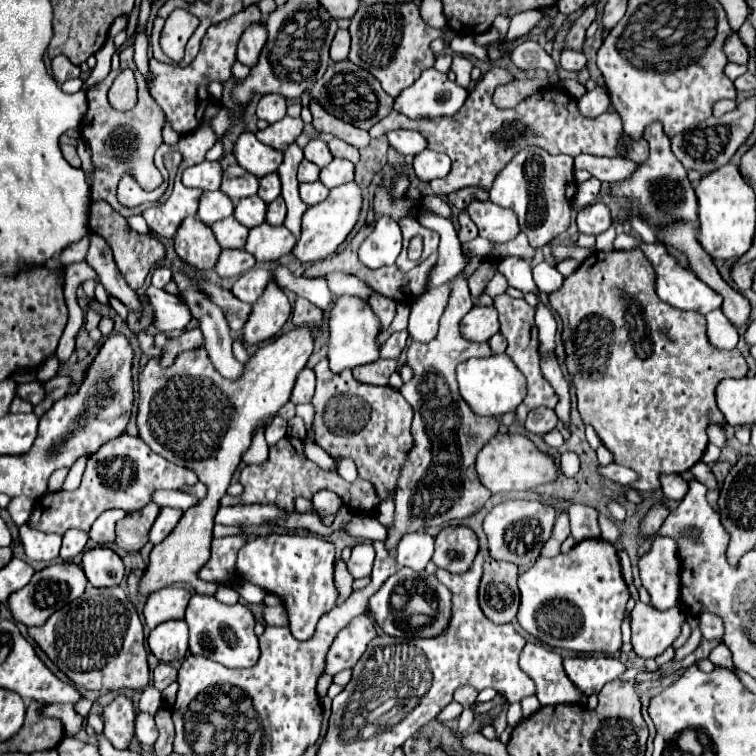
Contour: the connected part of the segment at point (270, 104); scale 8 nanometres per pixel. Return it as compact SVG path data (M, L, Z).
M266 94L260 98L256 116L266 122L278 122L280 118L286 116L286 98L280 94Z

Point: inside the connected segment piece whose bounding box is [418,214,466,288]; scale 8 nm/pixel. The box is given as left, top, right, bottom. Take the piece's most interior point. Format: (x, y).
(451, 262)

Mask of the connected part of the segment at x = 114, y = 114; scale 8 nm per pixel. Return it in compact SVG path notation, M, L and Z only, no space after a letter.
M126 46L120 52L120 70L130 68L136 74L138 80L138 104L128 110L128 112L118 112L110 106L108 102L108 90L112 80L115 80L119 70L111 70L110 76L96 84L94 88L90 88L86 92L88 96L88 112L80 124L80 134L84 138L84 142L88 144L90 152L92 152L92 166L94 166L94 174L88 178L90 180L90 192L92 192L92 200L104 200L108 202L118 214L122 214L124 218L138 214L140 208L128 210L122 208L116 200L116 186L120 182L120 176L124 176L124 172L132 172L132 176L136 176L136 182L142 188L156 188L158 184L162 184L162 176L154 166L154 152L160 148L160 144L164 144L162 140L162 128L164 128L164 112L160 110L160 106L150 98L146 82L142 72L136 68L134 64L134 48Z

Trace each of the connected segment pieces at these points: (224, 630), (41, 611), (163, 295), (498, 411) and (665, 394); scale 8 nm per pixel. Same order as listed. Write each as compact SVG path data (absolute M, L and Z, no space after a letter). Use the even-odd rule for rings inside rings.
M194 594L186 608L186 624L190 628L190 652L206 656L228 668L252 668L258 658L258 638L254 634L254 616L244 604L222 604L214 596ZM216 644L216 652L214 652Z
M74 562L52 564L52 566L36 572L28 586L24 586L22 590L16 590L14 594L10 594L8 608L10 608L16 622L22 622L28 628L30 626L42 626L48 620L48 616L52 616L52 612L60 610L68 602L82 596L84 588L86 588L86 582L88 580L86 580L86 576L84 576L84 572L78 564L74 564Z
M154 286L146 290L146 296L150 300L152 320L158 330L184 330L192 320L192 314L188 312L188 306L184 304L184 300L180 300L180 296L170 294L166 290L158 290Z
M506 354L464 360L458 364L456 376L462 398L480 416L502 416L506 412L512 412L526 396L526 380L522 372L516 368L514 360L508 358Z
M634 248L634 250L610 250L610 252L594 252L594 254L590 254L580 264L580 268L564 280L562 288L558 288L556 292L550 294L550 306L560 314L562 324L564 324L562 340L564 340L564 350L566 350L566 366L568 366L568 372L572 376L572 384L576 388L578 412L582 416L582 422L586 426L590 424L596 430L596 434L600 436L600 440L604 442L604 446L614 452L614 462L616 464L628 466L628 468L632 468L632 470L636 470L640 474L640 480L634 482L632 488L636 488L640 492L650 492L650 490L660 488L658 476L662 472L666 472L666 474L682 474L682 472L690 470L702 458L702 454L704 454L704 450L708 446L706 428L710 424L720 424L722 428L726 426L726 420L724 420L724 416L718 410L716 400L714 400L714 388L716 388L716 384L722 378L742 378L742 376L746 376L748 364L746 364L744 356L740 354L740 350L738 348L734 348L734 350L720 350L720 348L712 346L708 336L706 336L706 318L702 314L698 314L698 312L682 312L682 310L672 308L670 304L662 302L656 296L654 270L652 270L650 260L642 254L640 248Z

